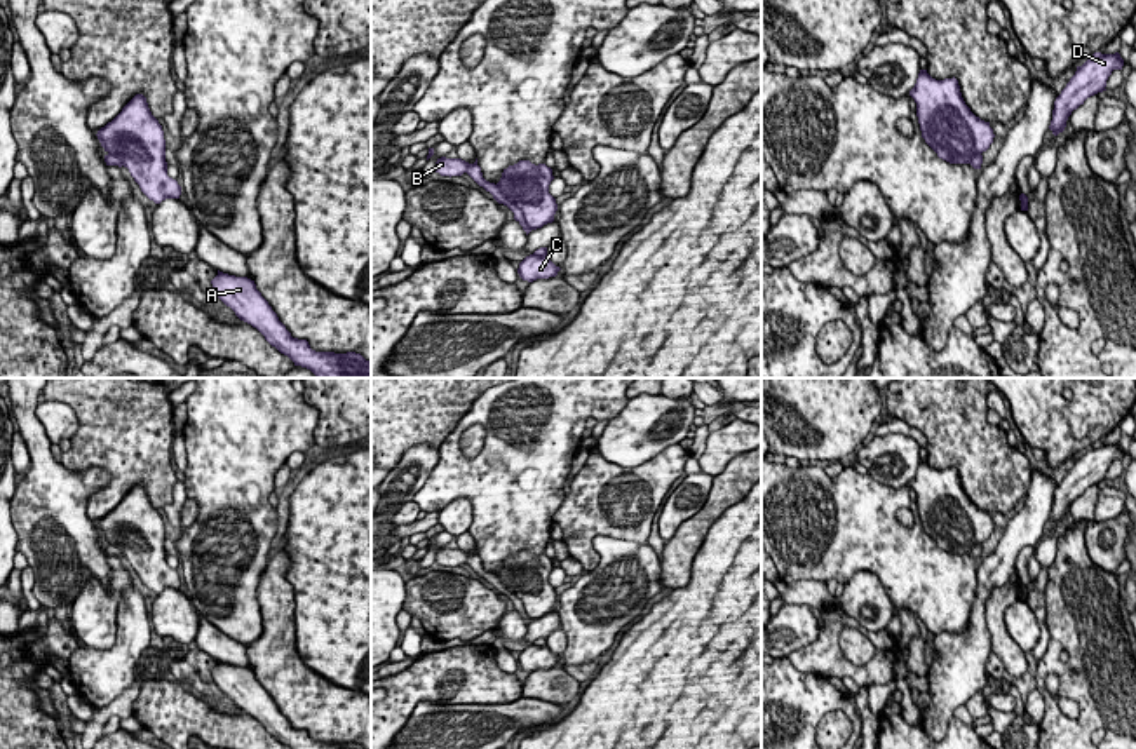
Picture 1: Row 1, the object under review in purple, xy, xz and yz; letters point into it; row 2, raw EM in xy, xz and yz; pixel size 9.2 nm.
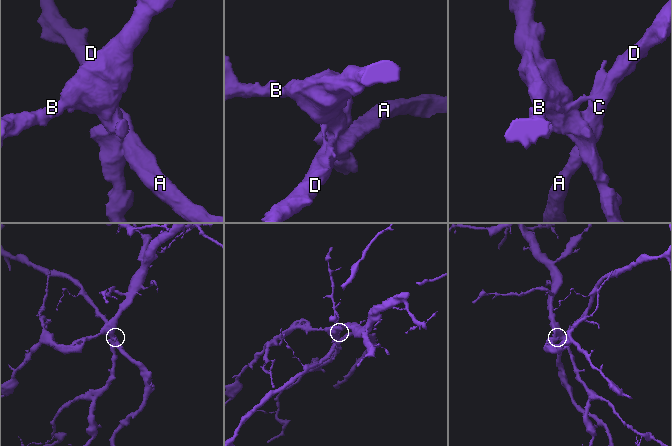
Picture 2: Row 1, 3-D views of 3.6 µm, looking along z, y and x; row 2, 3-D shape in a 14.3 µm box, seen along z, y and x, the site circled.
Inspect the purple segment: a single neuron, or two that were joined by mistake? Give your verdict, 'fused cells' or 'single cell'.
fused cells

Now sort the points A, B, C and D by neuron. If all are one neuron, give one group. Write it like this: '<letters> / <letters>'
A C D / B

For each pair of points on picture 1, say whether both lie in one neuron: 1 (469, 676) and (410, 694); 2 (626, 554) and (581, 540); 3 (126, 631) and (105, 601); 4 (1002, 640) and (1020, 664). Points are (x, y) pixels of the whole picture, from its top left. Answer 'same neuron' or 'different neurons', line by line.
1: same neuron
2: different neurons
3: different neurons
4: same neuron

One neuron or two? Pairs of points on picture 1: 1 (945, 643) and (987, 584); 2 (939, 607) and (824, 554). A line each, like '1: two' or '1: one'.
1: one
2: one

